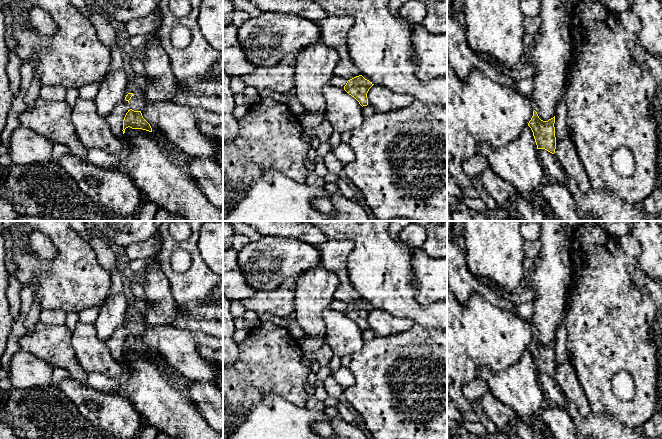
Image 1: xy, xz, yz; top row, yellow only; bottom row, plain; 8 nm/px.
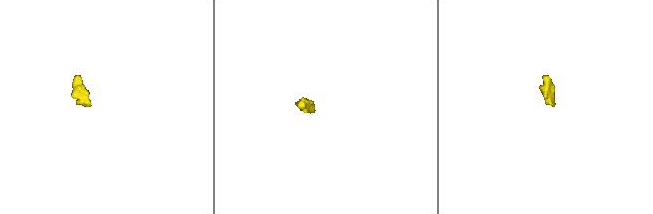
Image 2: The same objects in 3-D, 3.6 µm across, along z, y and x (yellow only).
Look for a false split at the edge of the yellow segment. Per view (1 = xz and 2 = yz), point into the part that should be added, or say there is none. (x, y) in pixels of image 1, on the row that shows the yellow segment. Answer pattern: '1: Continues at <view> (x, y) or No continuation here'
1: No continuation here
2: Continues at yz (553, 172)

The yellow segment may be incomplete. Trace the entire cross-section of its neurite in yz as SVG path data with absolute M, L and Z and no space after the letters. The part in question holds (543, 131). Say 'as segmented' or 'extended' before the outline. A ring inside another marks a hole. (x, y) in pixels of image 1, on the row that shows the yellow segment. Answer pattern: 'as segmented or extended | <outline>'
extended | M533 111L533 116L528 126L533 132L537 145L538 159L542 164L545 180L550 183L565 185L568 179L567 173L561 168L554 155L556 149L555 137L555 116L548 121L539 118L537 112Z

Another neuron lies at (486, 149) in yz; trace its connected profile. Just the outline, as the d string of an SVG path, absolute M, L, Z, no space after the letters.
M528 125L515 141L499 147L482 143L478 152L486 157L491 170L510 182L523 197L530 198L537 193L545 181L537 145Z

